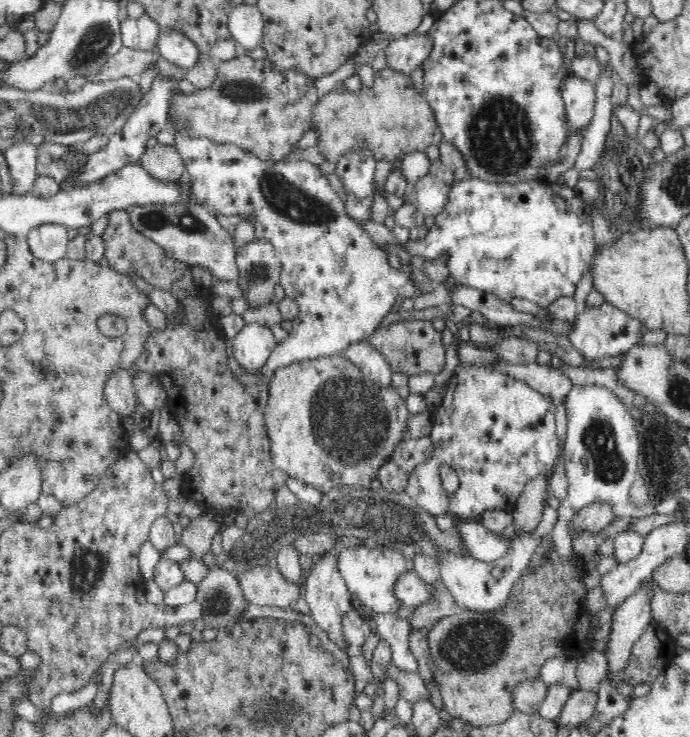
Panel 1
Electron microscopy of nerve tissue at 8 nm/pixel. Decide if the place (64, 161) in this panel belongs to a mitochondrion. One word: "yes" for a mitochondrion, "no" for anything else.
yes

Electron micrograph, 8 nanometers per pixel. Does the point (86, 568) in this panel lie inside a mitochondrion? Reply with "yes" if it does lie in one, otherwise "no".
yes

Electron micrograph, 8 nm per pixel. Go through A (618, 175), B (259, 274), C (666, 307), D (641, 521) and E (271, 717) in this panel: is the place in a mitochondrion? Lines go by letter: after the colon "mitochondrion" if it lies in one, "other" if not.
A: other
B: mitochondrion
C: other
D: other
E: mitochondrion

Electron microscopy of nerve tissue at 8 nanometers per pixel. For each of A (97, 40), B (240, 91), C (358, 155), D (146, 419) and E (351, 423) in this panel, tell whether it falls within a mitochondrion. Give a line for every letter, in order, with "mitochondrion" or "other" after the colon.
A: mitochondrion
B: mitochondrion
C: other
D: other
E: mitochondrion

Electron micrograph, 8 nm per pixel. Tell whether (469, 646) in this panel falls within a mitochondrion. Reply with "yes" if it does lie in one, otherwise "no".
yes

